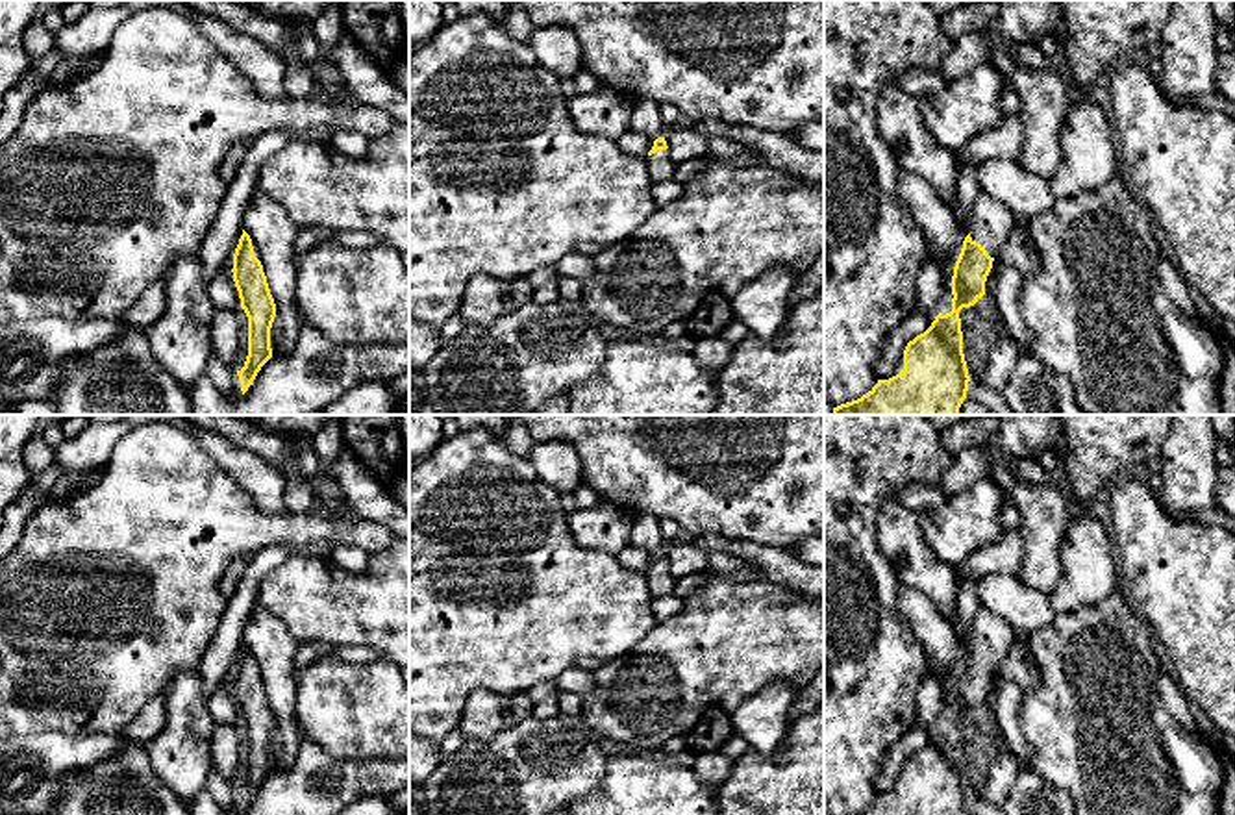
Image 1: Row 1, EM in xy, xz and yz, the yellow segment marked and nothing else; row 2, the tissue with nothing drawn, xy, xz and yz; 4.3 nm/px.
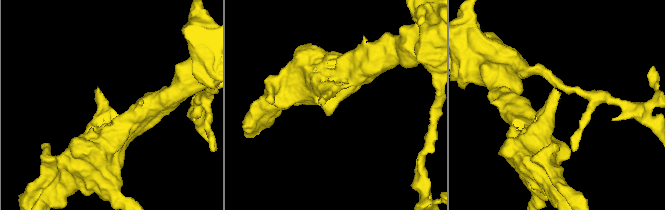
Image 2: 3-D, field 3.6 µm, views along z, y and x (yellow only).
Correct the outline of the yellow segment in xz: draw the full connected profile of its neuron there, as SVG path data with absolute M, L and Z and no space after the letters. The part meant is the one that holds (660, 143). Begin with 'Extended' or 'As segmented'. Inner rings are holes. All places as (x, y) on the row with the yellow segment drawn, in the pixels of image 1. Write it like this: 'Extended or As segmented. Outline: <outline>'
Extended. Outline: M665 137L655 139L652 150L646 156L650 182L672 180L676 165L678 163L672 159Z

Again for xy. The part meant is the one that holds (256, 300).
As segmented. Outline: M244 230L233 254L231 272L239 291L241 307L248 317L248 356L244 367L237 370L241 391L244 395L261 367L272 357L270 328L276 317L276 304L263 265L256 257L252 239Z

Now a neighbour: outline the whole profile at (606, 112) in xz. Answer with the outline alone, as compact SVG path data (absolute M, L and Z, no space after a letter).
M609 87L593 93L578 93L568 100L568 113L581 133L618 139L631 130L635 102Z

